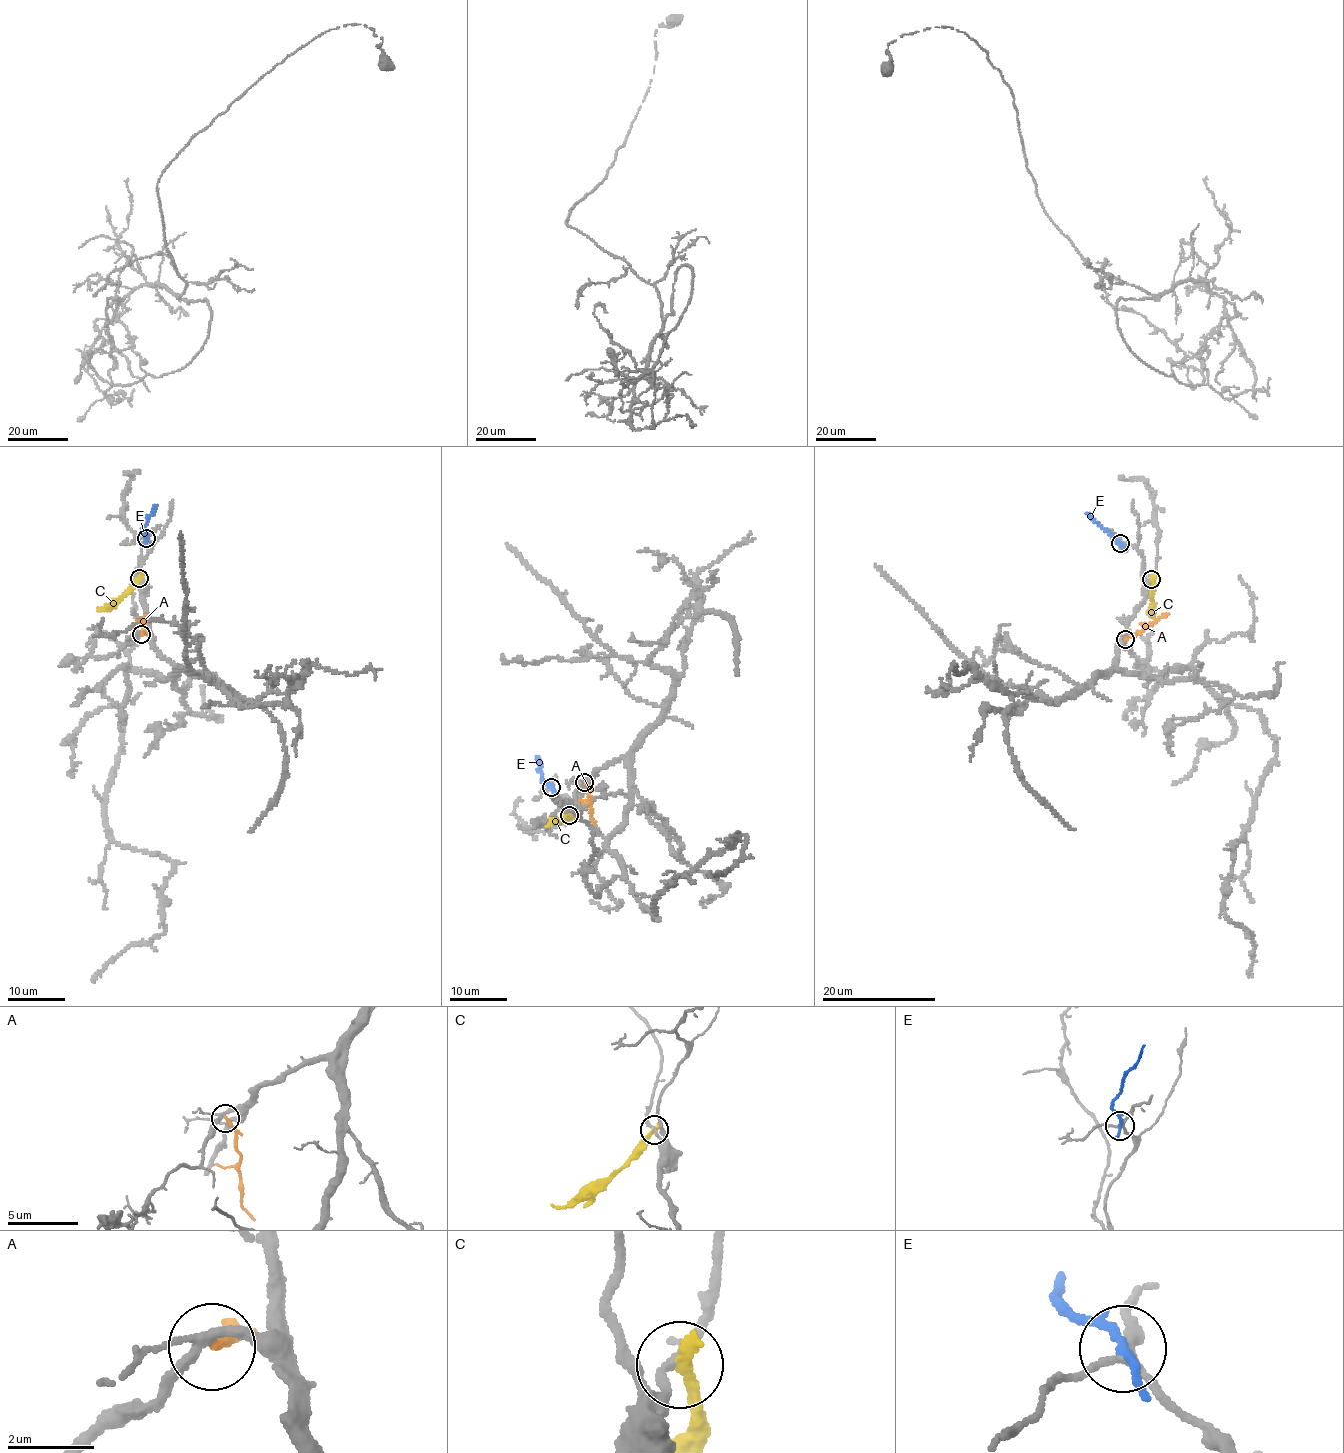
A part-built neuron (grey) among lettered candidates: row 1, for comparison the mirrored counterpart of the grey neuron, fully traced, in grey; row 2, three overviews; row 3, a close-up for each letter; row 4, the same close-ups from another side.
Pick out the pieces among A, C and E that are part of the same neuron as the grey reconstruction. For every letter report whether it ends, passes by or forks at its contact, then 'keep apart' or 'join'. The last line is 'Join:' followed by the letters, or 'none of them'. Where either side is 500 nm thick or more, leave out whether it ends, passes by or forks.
A: it ends there; keep apart
C: it ends there; keep apart
E: it forks there; keep apart
Join: none of them

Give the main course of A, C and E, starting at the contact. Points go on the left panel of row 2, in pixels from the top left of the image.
A: (141, 634), (143, 619), (147, 616)
C: (138, 578), (119, 597), (97, 608)
E: (146, 539), (143, 530), (156, 506)

